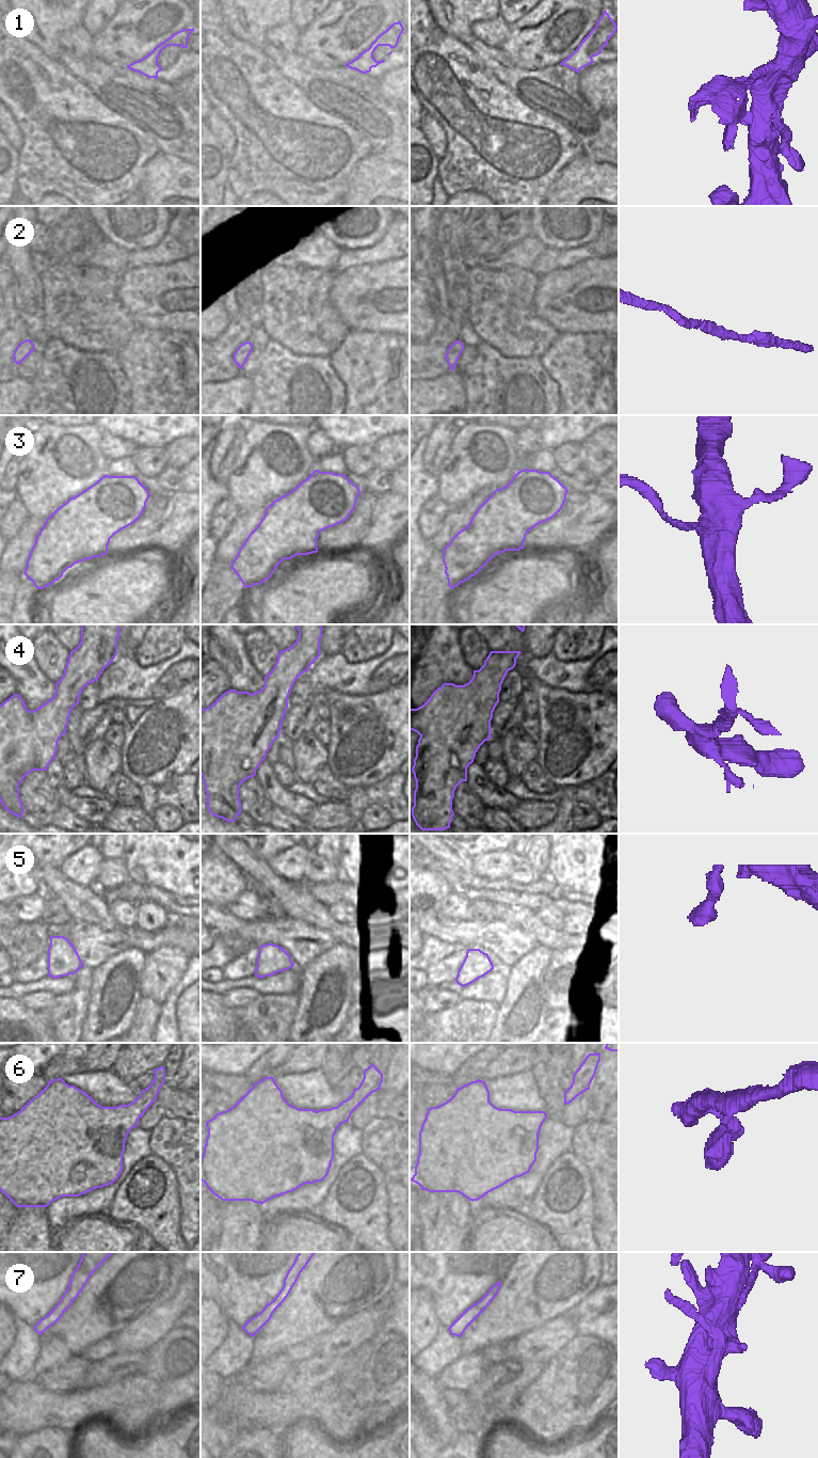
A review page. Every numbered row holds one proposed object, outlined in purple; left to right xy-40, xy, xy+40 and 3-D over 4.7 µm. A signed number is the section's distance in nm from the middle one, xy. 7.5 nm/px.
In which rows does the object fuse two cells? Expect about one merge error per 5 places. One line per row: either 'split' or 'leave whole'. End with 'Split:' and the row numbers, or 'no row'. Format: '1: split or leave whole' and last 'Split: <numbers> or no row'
1: split
2: leave whole
3: split
4: leave whole
5: leave whole
6: leave whole
7: leave whole
Split: 1, 3

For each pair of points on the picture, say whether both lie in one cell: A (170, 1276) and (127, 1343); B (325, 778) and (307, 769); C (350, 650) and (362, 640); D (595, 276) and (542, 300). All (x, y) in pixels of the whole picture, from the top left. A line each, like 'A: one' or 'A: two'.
A: two
B: two
C: one
D: one

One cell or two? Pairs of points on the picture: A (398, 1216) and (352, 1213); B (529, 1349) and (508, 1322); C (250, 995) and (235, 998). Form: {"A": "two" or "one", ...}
{"A": "two", "B": "two", "C": "one"}

